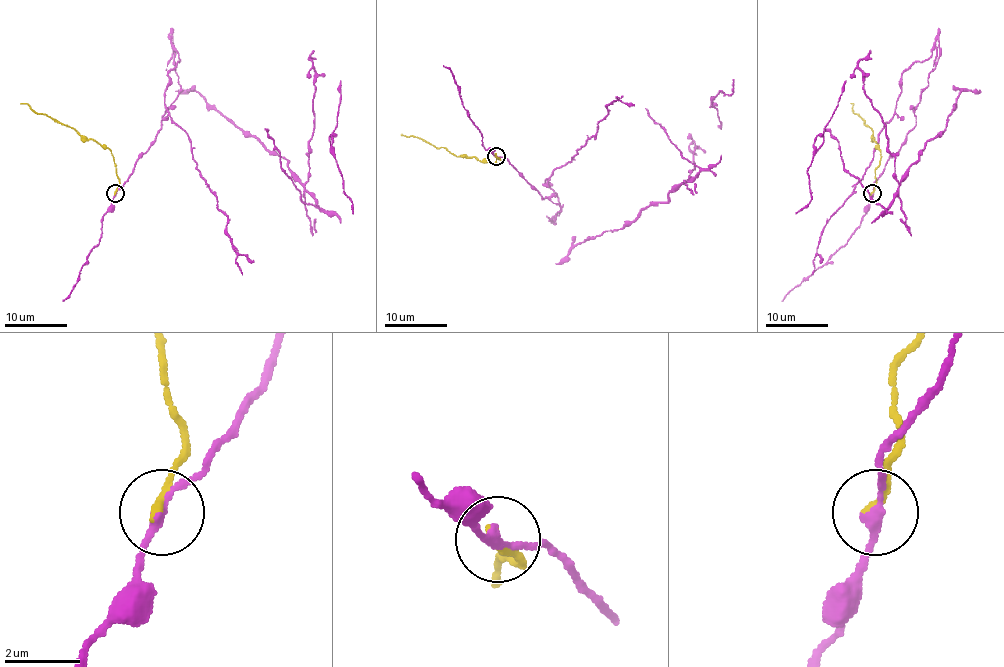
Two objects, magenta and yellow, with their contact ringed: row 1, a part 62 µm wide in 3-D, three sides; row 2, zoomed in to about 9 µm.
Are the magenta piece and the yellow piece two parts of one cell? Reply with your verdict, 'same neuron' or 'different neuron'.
different neuron

